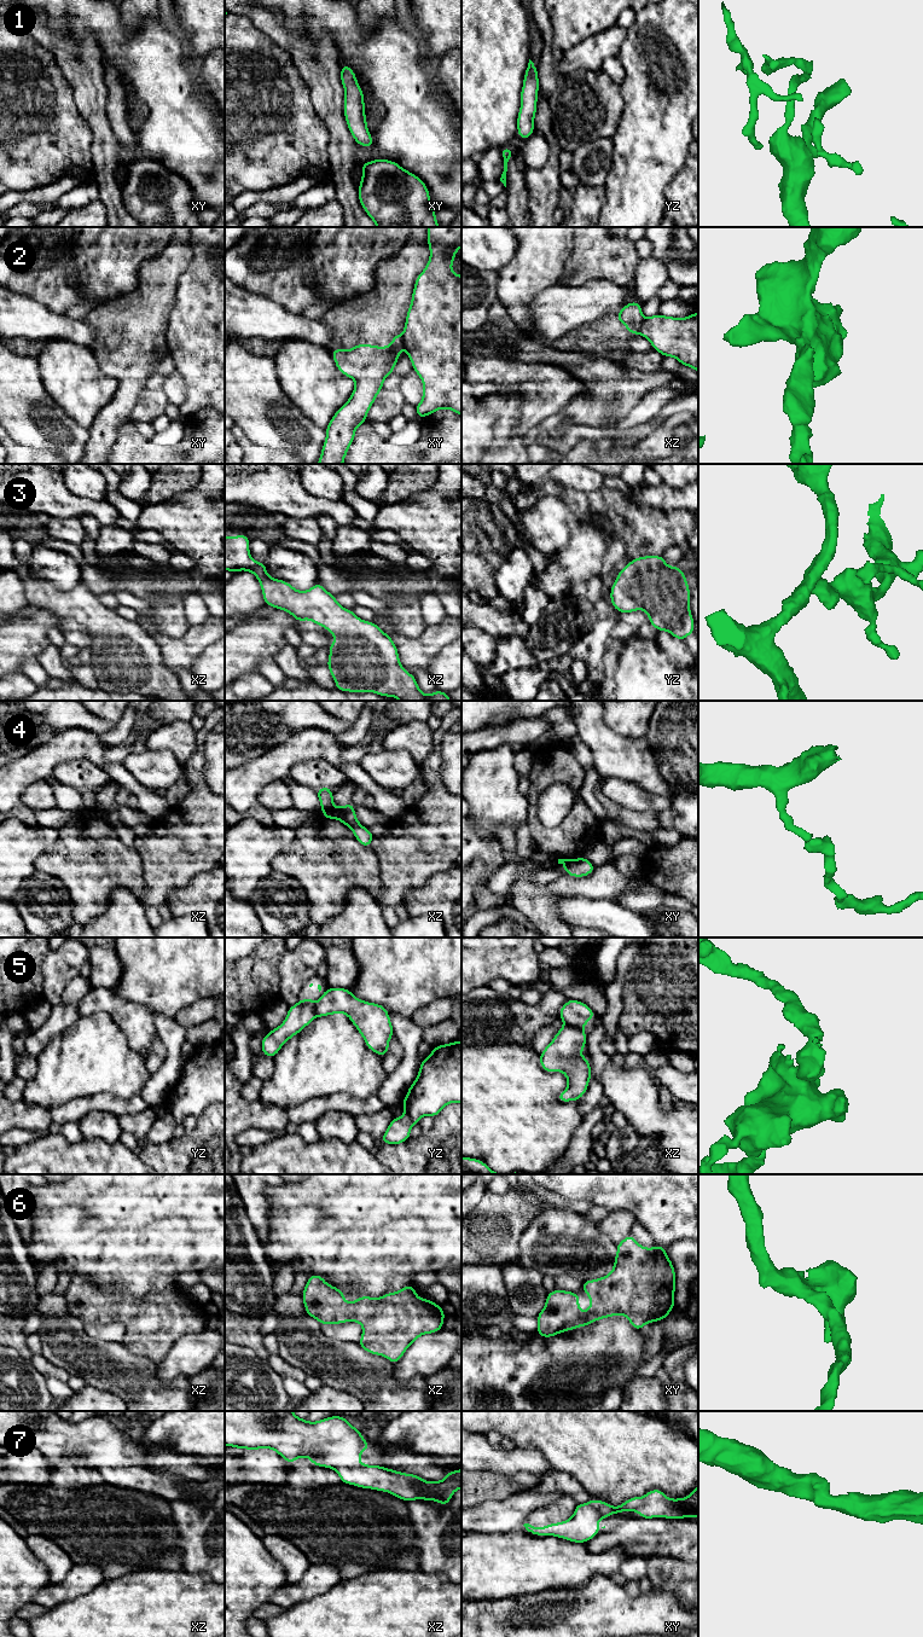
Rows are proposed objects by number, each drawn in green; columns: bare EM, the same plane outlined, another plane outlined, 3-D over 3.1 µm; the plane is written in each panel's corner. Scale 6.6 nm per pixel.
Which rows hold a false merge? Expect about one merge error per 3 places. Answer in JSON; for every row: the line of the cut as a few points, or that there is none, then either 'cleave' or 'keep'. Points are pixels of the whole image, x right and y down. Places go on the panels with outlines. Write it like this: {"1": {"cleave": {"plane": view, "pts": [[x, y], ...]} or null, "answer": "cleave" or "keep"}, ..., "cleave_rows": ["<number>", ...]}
{"1": {"cleave": null, "answer": "keep"}, "2": {"cleave": {"plane": "xz", "pts": [[644, 318], [639, 332]]}, "answer": "cleave"}, "3": {"cleave": null, "answer": "keep"}, "4": {"cleave": {"plane": "xz", "pts": [[334, 807], [324, 813]]}, "answer": "cleave"}, "5": {"cleave": {"plane": "xz", "pts": [[566, 1023], [581, 1029]]}, "answer": "cleave"}, "6": {"cleave": null, "answer": "keep"}, "7": {"cleave": null, "answer": "keep"}, "cleave_rows": ["2", "4", "5"]}

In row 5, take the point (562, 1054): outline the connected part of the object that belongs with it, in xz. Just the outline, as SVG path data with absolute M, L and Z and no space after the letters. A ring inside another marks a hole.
M564 1024L540 1055L540 1066L548 1073L562 1072L568 1087L557 1097L559 1102L579 1101L591 1080L591 1063L580 1052L585 1049L587 1034Z

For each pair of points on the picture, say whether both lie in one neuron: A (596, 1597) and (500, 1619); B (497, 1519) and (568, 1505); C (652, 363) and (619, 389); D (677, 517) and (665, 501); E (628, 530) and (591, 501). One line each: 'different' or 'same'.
A: same
B: different
C: different
D: different
E: same

